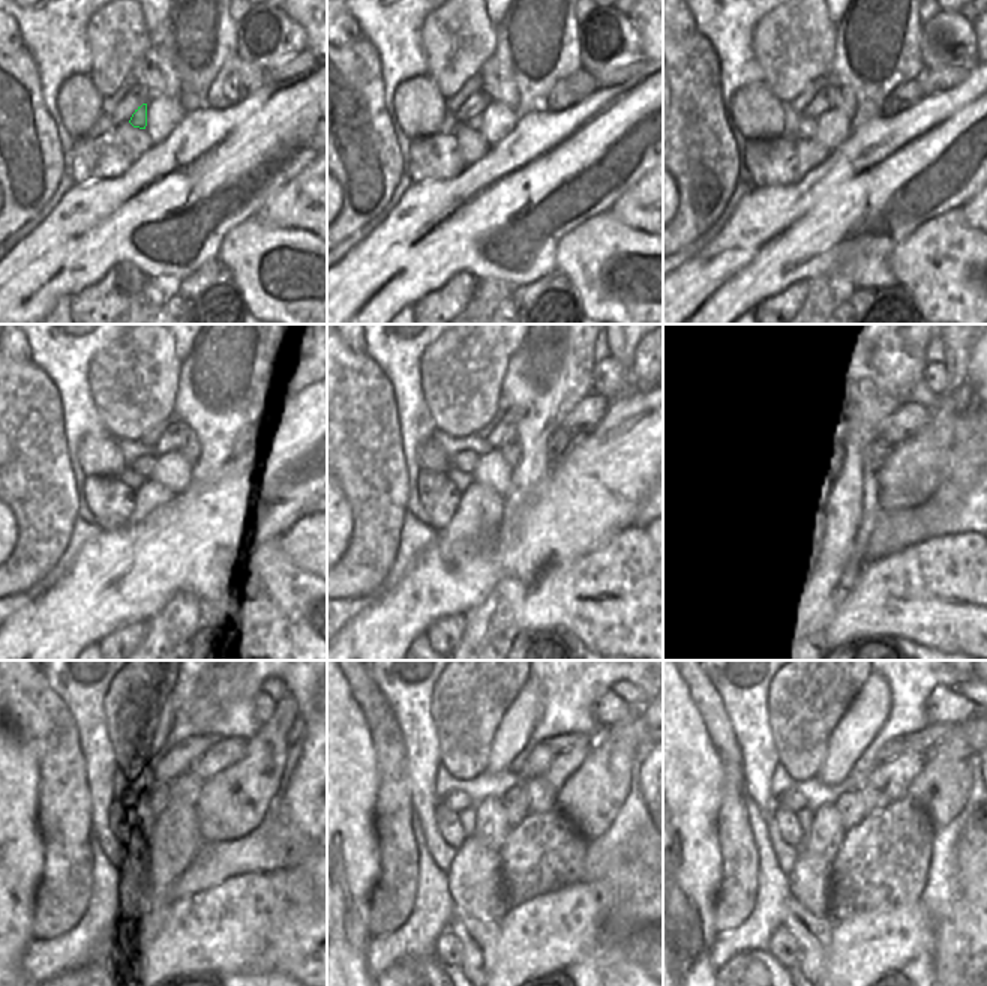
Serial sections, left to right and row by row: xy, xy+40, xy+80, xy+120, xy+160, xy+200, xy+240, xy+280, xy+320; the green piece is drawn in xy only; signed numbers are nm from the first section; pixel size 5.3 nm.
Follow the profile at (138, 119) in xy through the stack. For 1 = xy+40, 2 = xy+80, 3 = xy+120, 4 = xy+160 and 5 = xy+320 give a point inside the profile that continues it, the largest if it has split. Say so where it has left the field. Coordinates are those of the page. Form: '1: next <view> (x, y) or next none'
1: next xy+40 (476, 122)
2: next xy+80 (804, 128)
3: next xy+120 (143, 465)
4: next xy+160 (465, 461)
5: next xy+320 (792, 802)

